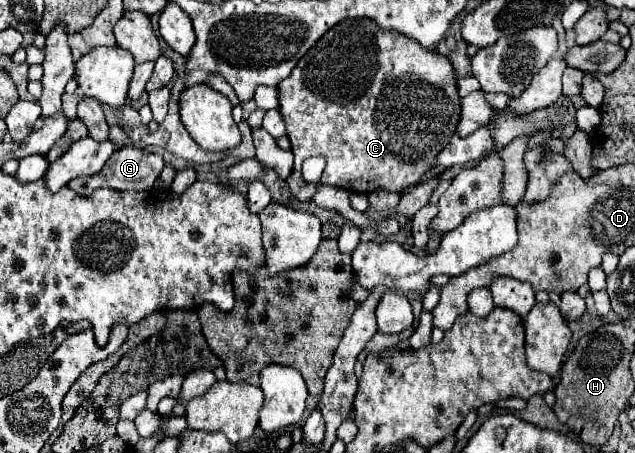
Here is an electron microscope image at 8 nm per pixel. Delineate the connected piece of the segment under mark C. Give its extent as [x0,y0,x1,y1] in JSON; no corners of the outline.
[277,19,461,201]

